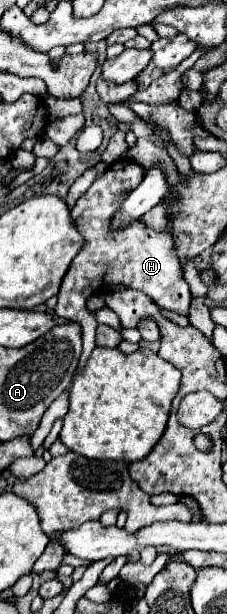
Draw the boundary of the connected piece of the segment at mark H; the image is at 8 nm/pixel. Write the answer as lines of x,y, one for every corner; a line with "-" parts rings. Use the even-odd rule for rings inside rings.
118,160
110,164
110,168
94,180
88,192
74,204
72,220
84,234
84,248
72,260
68,274
64,276
62,288
58,292
58,304
54,312
59,317
80,324
82,329
82,356
78,362
76,374
80,374
88,362
88,358
96,347
97,321
92,312
86,308
86,300
92,294
106,292
106,288
126,286
132,290
140,290
148,294
158,306
178,312
182,316
190,314
190,290
184,280
180,260
176,260
176,252
172,252
172,236
168,232
156,232
148,228
142,220
132,220
128,228
120,228
120,232
108,232
108,220
112,220
112,212
120,208
126,196
138,188
144,176
144,168
130,160

